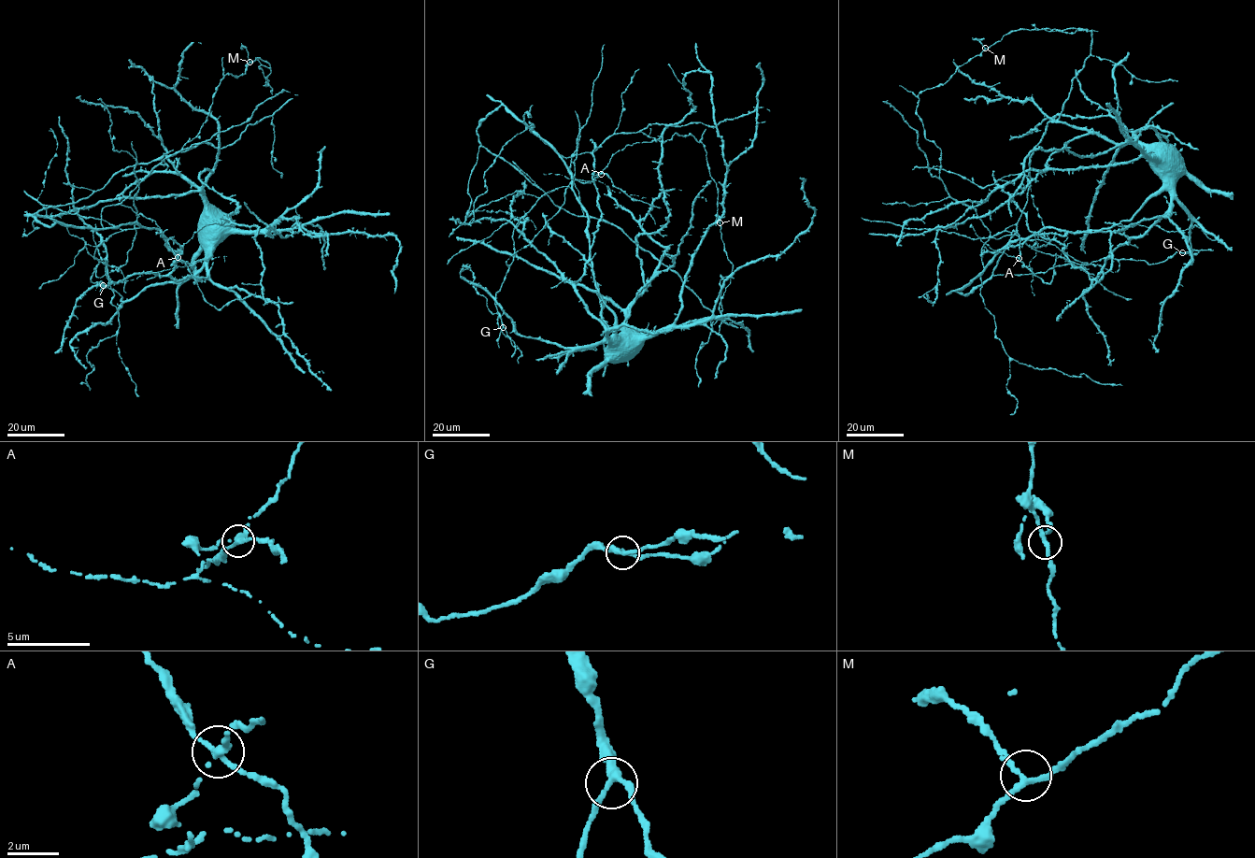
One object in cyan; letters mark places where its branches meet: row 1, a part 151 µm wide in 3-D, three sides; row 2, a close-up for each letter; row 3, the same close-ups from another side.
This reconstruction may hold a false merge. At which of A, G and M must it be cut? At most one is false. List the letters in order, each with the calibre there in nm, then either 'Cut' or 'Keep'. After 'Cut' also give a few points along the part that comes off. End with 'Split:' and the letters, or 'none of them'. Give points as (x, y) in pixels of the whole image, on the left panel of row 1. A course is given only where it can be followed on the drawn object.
A: Thickness 280 nm. Cut. Course of the part to remove: (178, 257), (173, 264), (175, 267), (192, 266), (219, 256), (223, 256), (224, 262)
G: Thickness 240 nm. Keep
M: Thickness 220 nm. Keep
Split: A

